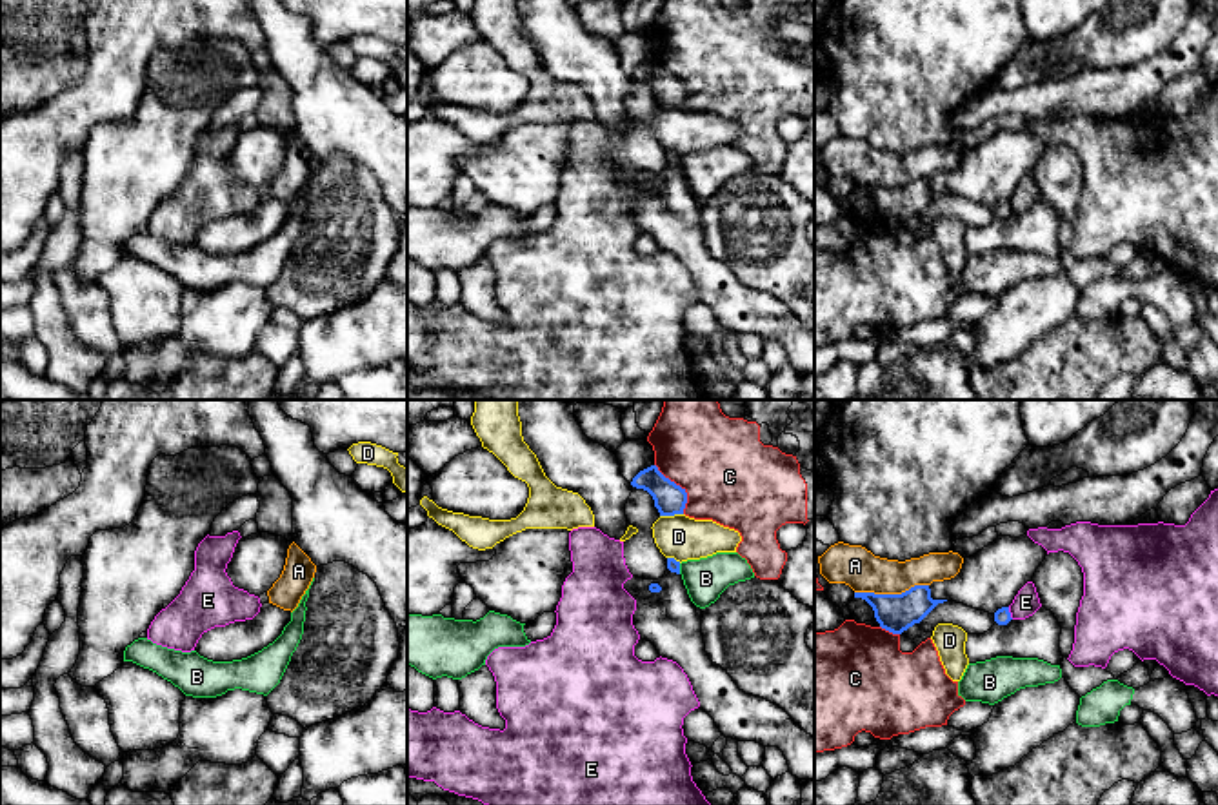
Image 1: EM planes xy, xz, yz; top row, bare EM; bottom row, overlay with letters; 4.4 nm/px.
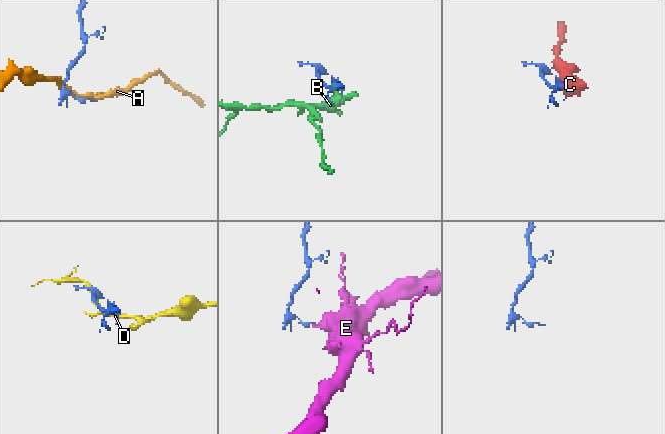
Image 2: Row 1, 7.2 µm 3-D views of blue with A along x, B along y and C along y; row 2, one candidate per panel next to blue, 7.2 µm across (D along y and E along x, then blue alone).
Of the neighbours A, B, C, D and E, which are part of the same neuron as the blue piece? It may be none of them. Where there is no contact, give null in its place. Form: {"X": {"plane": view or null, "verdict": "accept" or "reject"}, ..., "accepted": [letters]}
{"A": {"plane": "yz", "verdict": "reject"}, "B": {"plane": "xz", "verdict": "reject"}, "C": {"plane": "xz", "verdict": "reject"}, "D": {"plane": "xz", "verdict": "reject"}, "E": {"plane": "yz", "verdict": "reject"}, "accepted": []}

